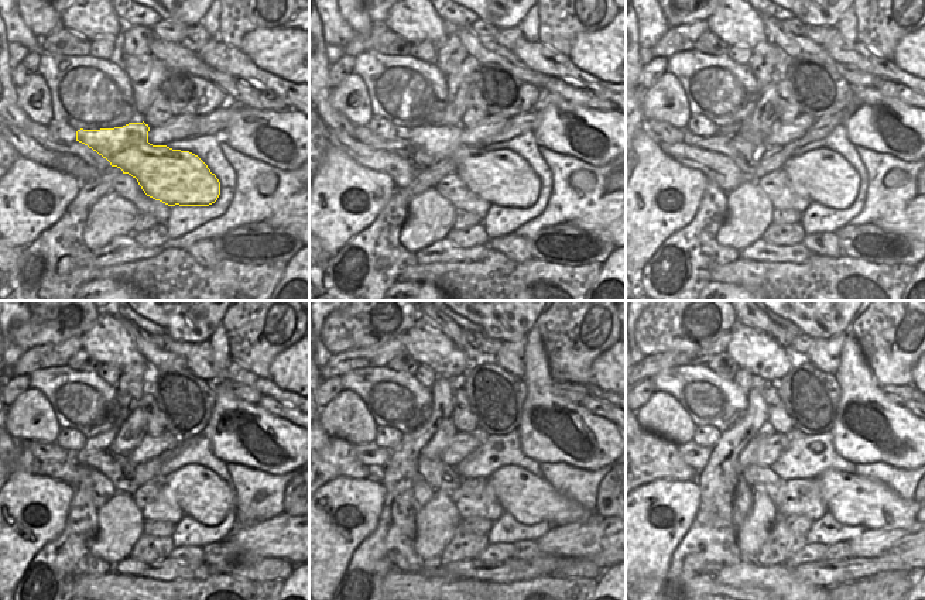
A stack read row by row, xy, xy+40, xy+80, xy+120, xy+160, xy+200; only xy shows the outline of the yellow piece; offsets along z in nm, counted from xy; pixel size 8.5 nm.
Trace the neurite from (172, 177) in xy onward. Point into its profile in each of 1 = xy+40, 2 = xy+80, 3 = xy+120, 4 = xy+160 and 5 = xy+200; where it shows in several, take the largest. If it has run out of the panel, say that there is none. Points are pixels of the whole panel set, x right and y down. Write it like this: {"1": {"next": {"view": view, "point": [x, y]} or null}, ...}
{"1": {"next": {"view": "xy+40", "point": [503, 178]}}, "2": {"next": {"view": "xy+80", "point": [824, 177]}}, "3": {"next": {"view": "xy+120", "point": [199, 493]}}, "4": {"next": {"view": "xy+160", "point": [531, 500]}}, "5": {"next": {"view": "xy+200", "point": [853, 500]}}}

